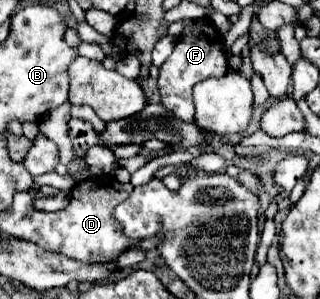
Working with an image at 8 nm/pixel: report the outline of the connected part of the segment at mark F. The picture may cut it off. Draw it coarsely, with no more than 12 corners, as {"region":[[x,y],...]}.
{"region":[[185,21],[159,67],[161,103],[195,115],[193,87],[227,73],[221,33]]}

